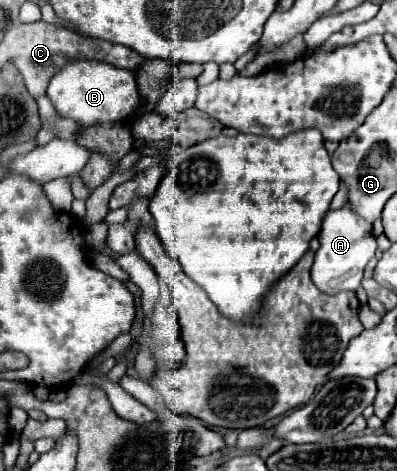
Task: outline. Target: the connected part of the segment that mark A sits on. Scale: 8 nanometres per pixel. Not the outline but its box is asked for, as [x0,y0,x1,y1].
[312,205,376,295]

